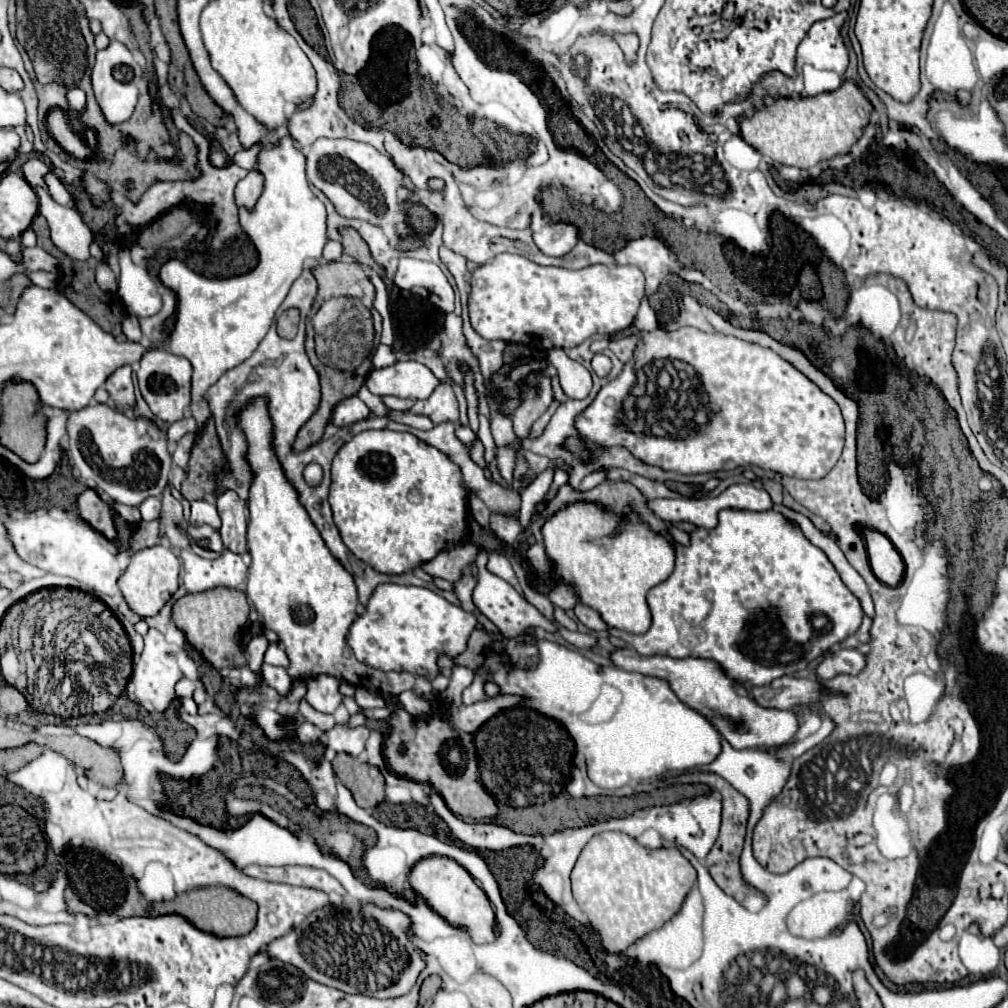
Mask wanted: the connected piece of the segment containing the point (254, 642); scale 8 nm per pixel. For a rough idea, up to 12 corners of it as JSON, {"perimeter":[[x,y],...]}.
{"perimeter":[[253,637],[247,645],[249,669],[261,673],[267,639]]}

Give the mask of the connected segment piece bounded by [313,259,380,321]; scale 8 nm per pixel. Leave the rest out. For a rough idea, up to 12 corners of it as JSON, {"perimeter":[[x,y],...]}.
{"perimeter":[[353,259],[317,263],[319,299],[357,297],[373,317],[375,287]]}

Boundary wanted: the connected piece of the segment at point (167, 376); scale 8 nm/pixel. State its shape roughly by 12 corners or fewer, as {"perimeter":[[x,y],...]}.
{"perimeter":[[161,349],[139,361],[137,381],[161,421],[191,403],[191,363]]}

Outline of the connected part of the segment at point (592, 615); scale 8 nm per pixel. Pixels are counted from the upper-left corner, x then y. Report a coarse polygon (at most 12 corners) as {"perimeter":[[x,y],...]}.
{"perimeter":[[575,605],[577,619],[595,631],[607,631],[597,611]]}

